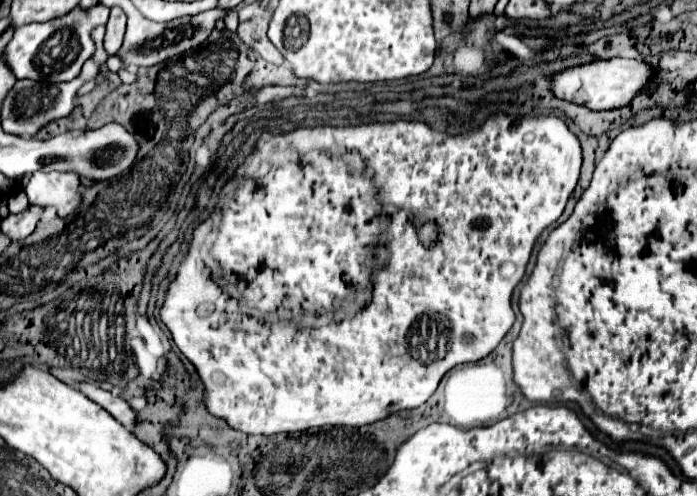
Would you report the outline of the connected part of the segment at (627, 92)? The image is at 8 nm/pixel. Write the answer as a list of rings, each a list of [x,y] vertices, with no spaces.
[[[609,59],[609,61],[593,61],[583,67],[573,67],[565,69],[559,75],[555,75],[549,83],[551,91],[559,99],[567,99],[577,105],[585,105],[591,111],[609,111],[609,109],[619,109],[627,107],[635,95],[641,91],[649,89],[657,71],[645,63],[643,59]]]

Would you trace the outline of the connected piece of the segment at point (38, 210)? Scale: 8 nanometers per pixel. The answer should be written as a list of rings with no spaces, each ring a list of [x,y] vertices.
[[[31,205],[29,209],[25,209],[23,213],[17,215],[9,215],[3,219],[1,223],[1,233],[5,237],[9,237],[11,241],[23,241],[27,235],[33,233],[39,217],[43,213],[43,207],[35,207]]]

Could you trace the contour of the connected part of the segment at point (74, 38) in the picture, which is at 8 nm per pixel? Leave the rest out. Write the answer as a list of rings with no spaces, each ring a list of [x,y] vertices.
[[[97,3],[89,9],[75,7],[73,11],[61,15],[59,19],[51,19],[45,23],[29,23],[15,29],[13,39],[5,49],[5,61],[17,75],[17,79],[33,79],[33,81],[71,81],[79,75],[81,65],[95,53],[95,41],[91,31],[99,25],[107,25],[109,7]]]

